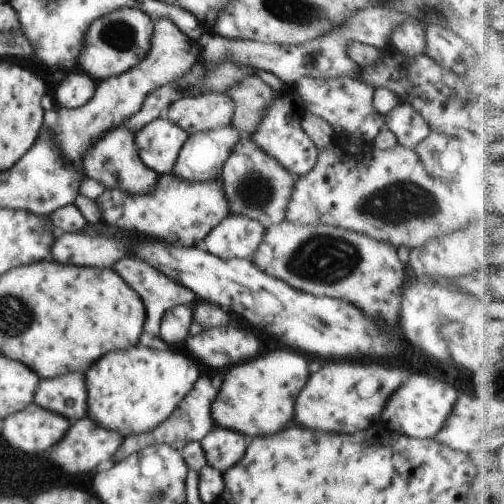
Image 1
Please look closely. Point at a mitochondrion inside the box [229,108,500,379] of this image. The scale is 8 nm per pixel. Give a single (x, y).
(403, 201)

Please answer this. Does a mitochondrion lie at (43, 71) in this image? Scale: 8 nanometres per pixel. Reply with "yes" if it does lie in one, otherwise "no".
no

